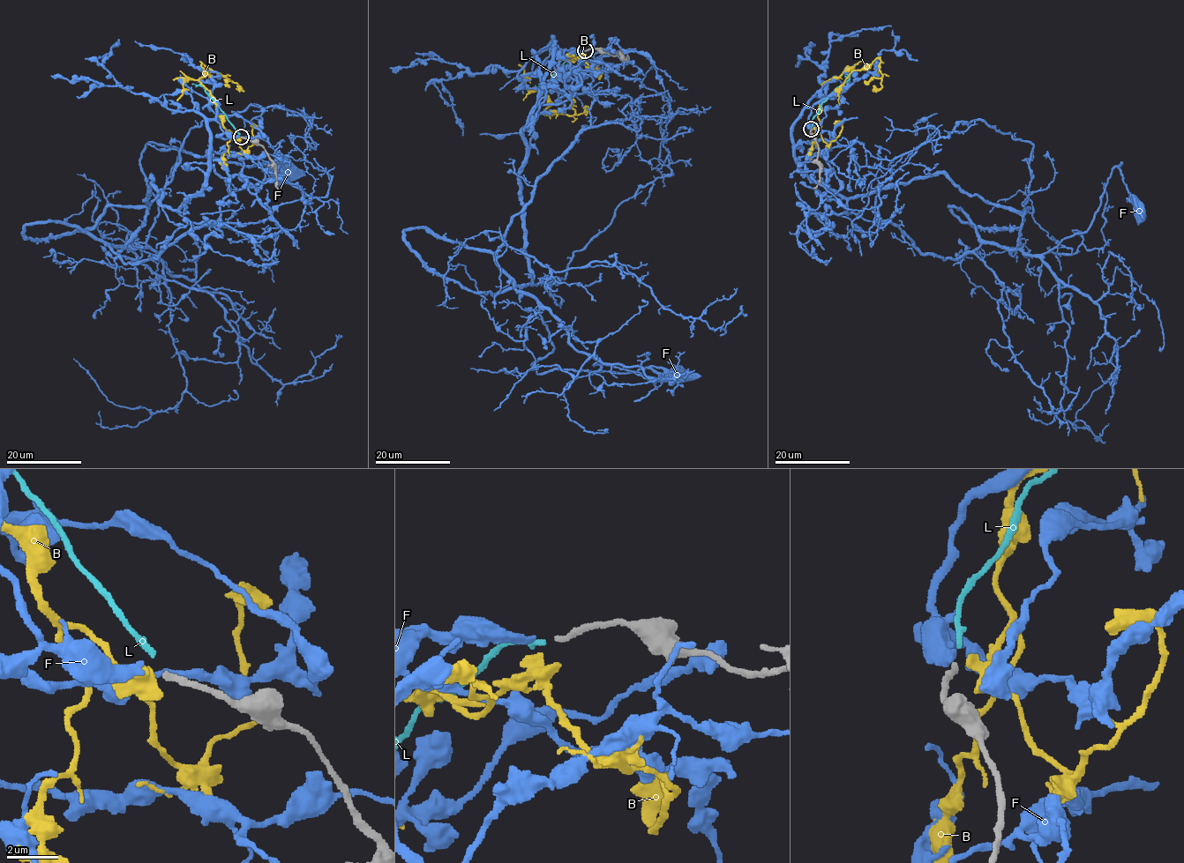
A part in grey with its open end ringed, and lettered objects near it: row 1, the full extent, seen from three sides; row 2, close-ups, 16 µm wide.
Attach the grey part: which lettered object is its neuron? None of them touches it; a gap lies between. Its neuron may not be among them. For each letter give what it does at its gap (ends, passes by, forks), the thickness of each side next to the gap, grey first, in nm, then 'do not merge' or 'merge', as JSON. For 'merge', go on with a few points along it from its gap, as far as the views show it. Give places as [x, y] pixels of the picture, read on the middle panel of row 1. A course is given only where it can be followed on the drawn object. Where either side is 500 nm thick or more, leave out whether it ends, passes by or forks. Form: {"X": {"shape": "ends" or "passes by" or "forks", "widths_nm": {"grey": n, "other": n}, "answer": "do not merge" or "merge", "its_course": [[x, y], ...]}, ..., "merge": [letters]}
{"B": {"widths_nm": {"grey": 240, "other": 550}, "answer": "do not merge"}, "F": {"shape": "ends", "widths_nm": {"grey": 240, "other": 320}, "answer": "merge", "its_course": [[581, 50], [551, 36], [523, 130], [533, 281], [515, 288], [553, 346], [533, 366], [677, 374]]}, "L": {"shape": "ends", "widths_nm": {"grey": 240, "other": 240}, "answer": "do not merge"}, "merge": ["F"]}

